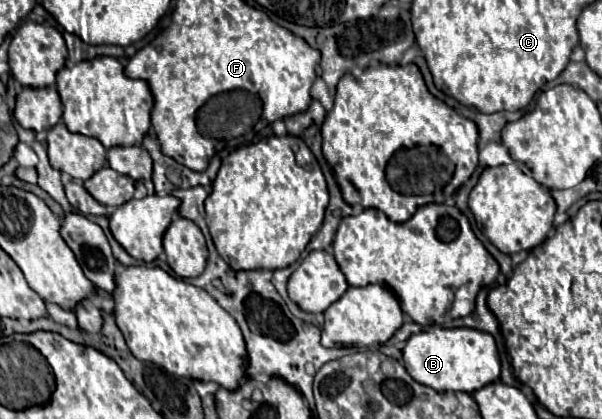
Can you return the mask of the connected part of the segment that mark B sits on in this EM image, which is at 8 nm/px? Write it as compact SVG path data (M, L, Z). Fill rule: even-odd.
M437 328L433 332L413 334L403 348L403 362L407 372L423 386L437 392L469 392L495 382L501 372L497 346L491 334L473 328Z

